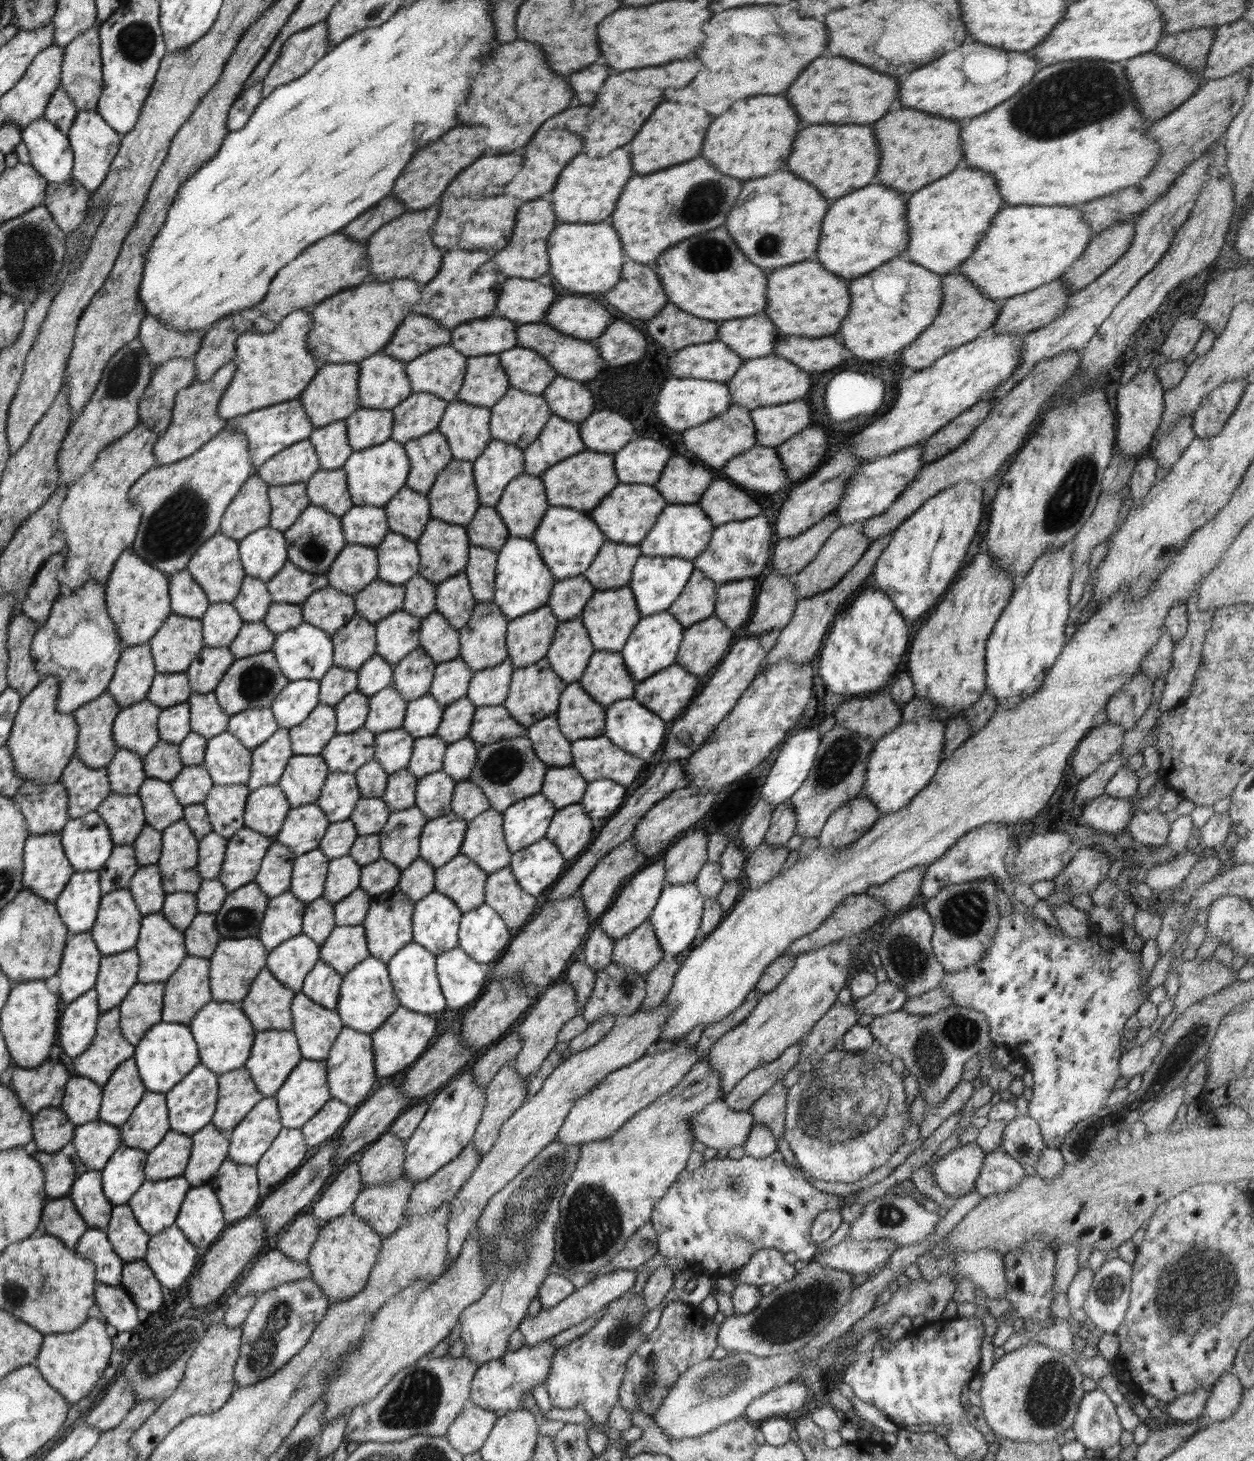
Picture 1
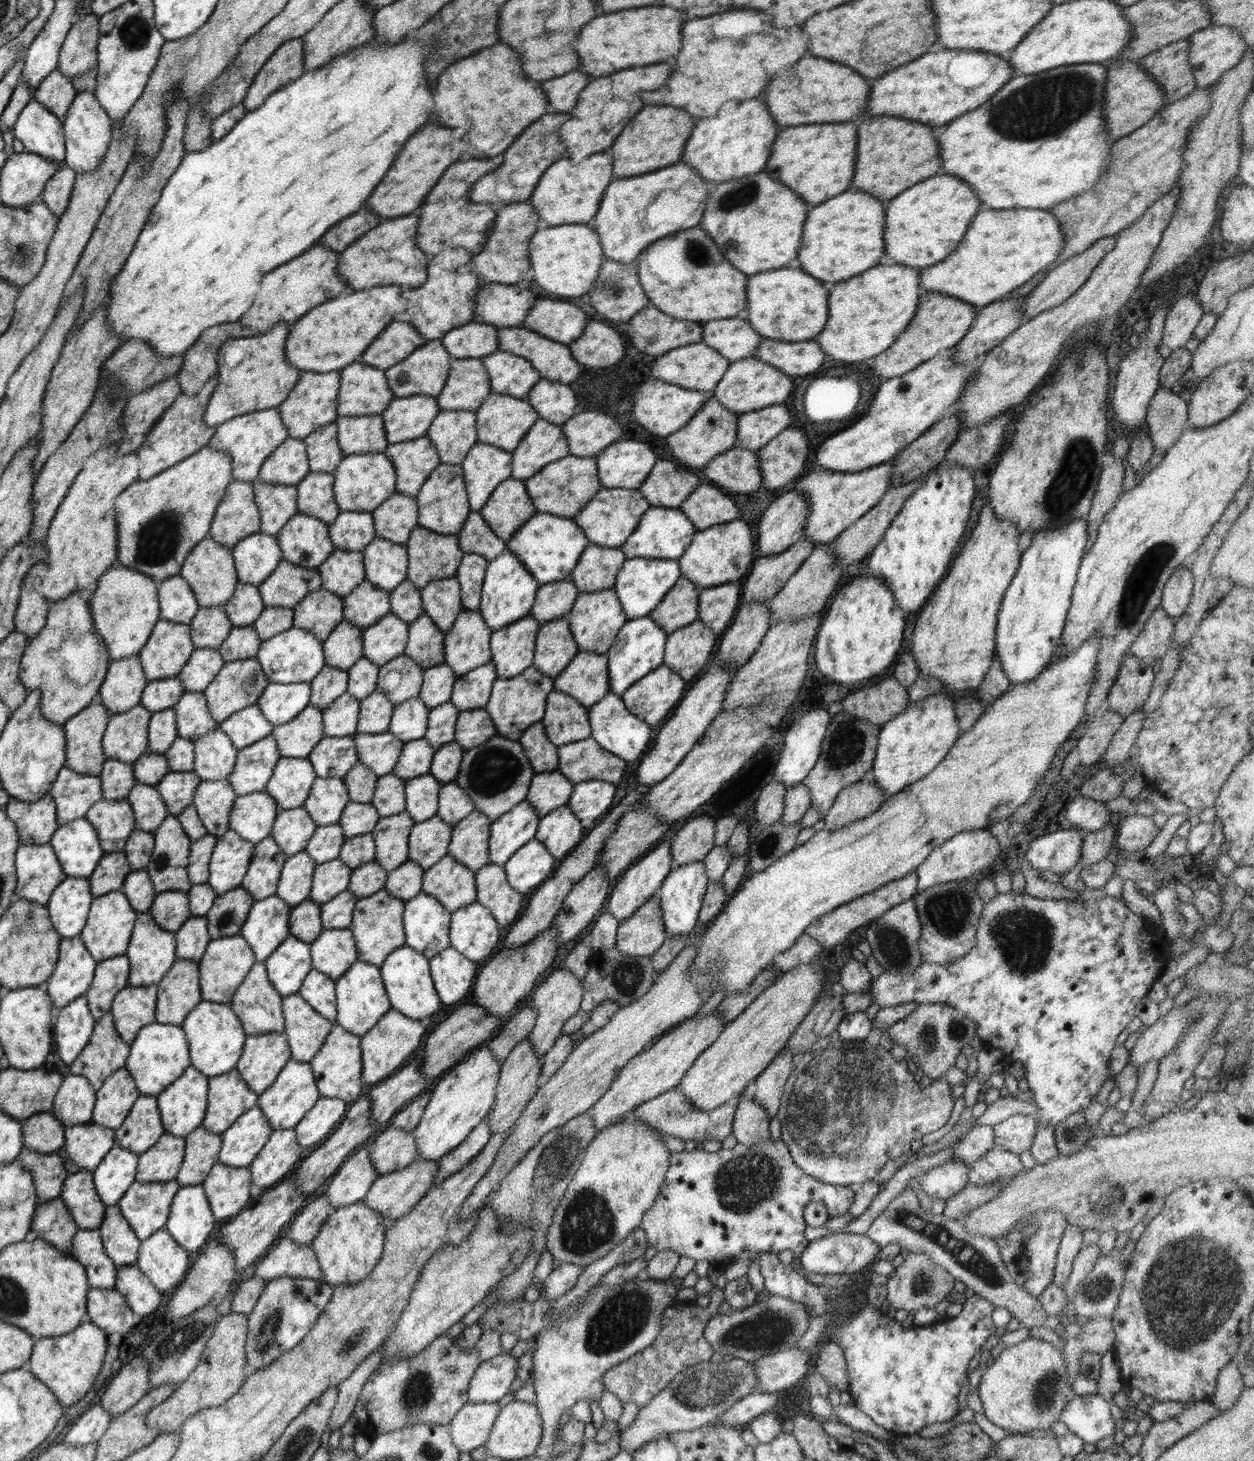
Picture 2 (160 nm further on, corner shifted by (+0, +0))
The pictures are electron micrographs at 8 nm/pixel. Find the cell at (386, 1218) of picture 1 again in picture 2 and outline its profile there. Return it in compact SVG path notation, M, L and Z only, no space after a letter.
M416 1158L405 1169L378 1176L362 1201L366 1206L377 1210L384 1218L392 1218L392 1220L402 1218L433 1186L438 1169L439 1164L436 1161Z

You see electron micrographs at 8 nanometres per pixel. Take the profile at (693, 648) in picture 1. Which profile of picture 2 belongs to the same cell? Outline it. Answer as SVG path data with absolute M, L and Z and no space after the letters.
M700 620L667 636L663 665L678 673L686 682L709 664L718 634Z

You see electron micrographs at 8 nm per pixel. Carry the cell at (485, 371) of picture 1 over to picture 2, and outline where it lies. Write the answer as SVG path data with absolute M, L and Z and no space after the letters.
M452 357L448 378L435 399L441 410L475 411L490 393L490 377L483 358Z

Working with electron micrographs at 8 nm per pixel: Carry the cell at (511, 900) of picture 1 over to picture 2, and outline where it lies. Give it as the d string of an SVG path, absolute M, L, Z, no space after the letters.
M488 863L475 871L476 900L489 908L500 929L500 940L522 912L524 894L512 888L503 865Z

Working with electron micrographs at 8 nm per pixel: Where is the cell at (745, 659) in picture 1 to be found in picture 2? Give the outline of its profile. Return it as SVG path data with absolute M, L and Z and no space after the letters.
M711 666L707 673L695 682L684 696L682 695L679 704L663 721L660 731L655 733L648 750L641 758L642 762L636 770L640 786L651 786L664 780L680 764L684 756L692 751L714 717L721 712L725 692L737 670L738 668L727 668L727 666Z

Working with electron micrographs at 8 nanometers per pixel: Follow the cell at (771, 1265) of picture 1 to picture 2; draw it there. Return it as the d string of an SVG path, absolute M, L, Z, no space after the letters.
M761 1252L756 1261L756 1266L761 1270L765 1280L765 1289L768 1294L791 1298L801 1302L813 1319L824 1316L828 1321L823 1334L828 1341L834 1341L844 1353L847 1362L847 1375L849 1378L849 1392L852 1404L856 1405L864 1414L882 1428L893 1432L895 1436L914 1435L919 1433L924 1426L934 1422L946 1422L959 1413L958 1394L967 1379L967 1368L970 1360L979 1348L994 1334L994 1323L991 1314L995 1306L980 1295L973 1295L963 1303L962 1311L955 1317L947 1317L935 1325L920 1326L913 1324L905 1329L901 1319L889 1318L886 1311L875 1309L873 1304L862 1308L844 1320L838 1313L832 1312L827 1299L827 1290L808 1282L806 1276L801 1276L792 1265L784 1265L778 1259L776 1252Z

